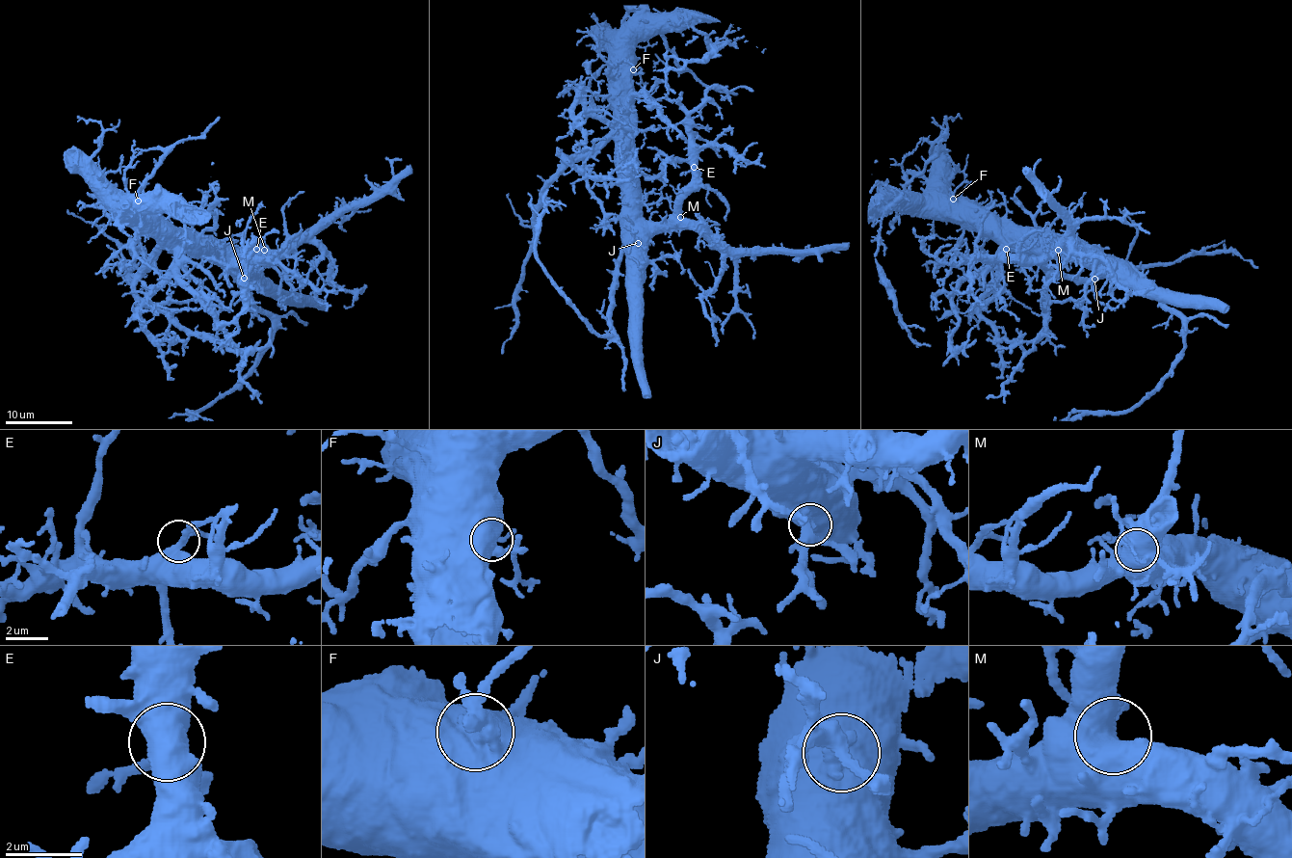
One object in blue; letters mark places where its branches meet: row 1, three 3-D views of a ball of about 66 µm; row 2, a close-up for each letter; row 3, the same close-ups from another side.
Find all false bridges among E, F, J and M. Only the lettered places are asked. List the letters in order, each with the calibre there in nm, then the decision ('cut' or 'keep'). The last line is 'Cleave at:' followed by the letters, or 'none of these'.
E: 320 nm | keep
F: 700 nm | keep
J: 360 nm | keep
M: 600 nm | keep
Cleave at: none of these

